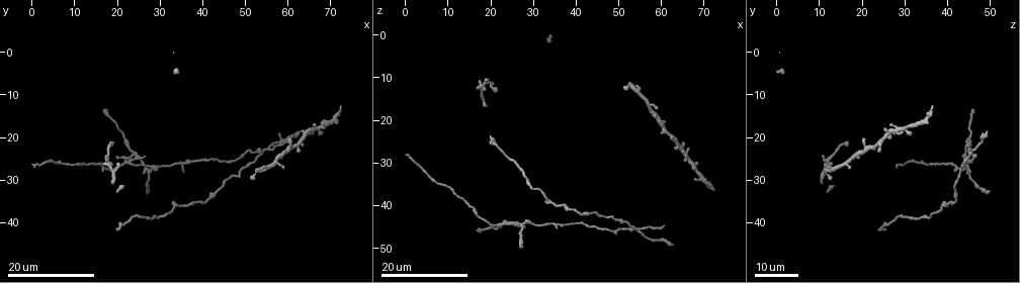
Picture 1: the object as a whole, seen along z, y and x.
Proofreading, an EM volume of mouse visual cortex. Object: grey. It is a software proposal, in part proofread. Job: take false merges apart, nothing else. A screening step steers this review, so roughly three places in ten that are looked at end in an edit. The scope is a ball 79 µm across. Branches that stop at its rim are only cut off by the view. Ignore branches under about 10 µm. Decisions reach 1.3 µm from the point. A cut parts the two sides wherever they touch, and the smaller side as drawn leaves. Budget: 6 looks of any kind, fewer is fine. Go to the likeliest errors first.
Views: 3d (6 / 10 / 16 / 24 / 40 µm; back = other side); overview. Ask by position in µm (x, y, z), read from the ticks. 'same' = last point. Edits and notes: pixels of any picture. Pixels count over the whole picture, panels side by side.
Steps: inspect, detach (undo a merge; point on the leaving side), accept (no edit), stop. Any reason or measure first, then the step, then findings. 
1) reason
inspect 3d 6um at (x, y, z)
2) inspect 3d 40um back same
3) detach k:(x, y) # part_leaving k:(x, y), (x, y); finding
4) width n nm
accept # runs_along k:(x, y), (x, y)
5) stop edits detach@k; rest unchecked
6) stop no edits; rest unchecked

arms run side by side
inspect 3d 16um at (54.0, 23.0, 45.5)

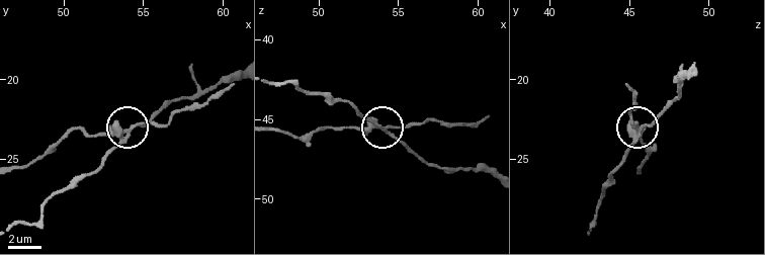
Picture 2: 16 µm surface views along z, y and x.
closer look
inspect 3d 6um same

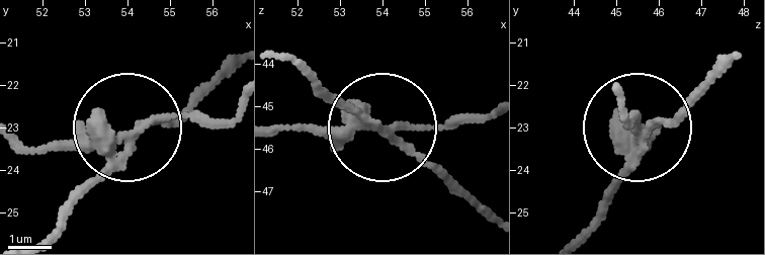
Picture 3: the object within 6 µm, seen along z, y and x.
side_arm 58 um
detach 3:(81, 186) # part_leaving 3:(124, 154), (40, 238); a second cell is stuck on

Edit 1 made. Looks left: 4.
branch point
inspect 3d 16um at (35.5, 26.0, 45.0)

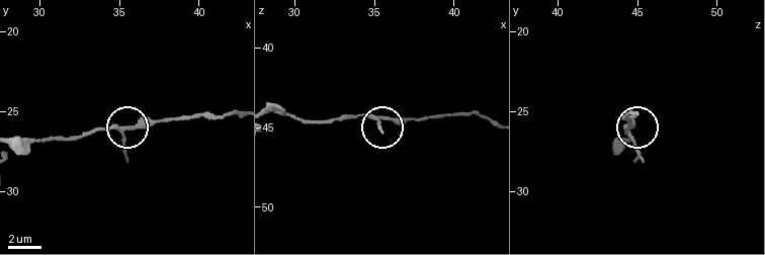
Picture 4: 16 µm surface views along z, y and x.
inspect 3d 6um at (35.4, 26.1, 44.4)

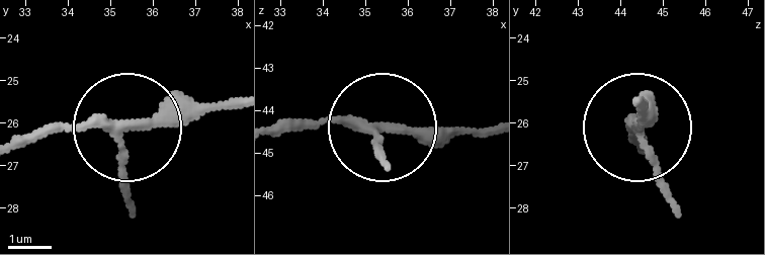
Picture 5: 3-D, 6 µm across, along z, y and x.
inspect 3d 6um back at (35.35, 26.05, 44.45)

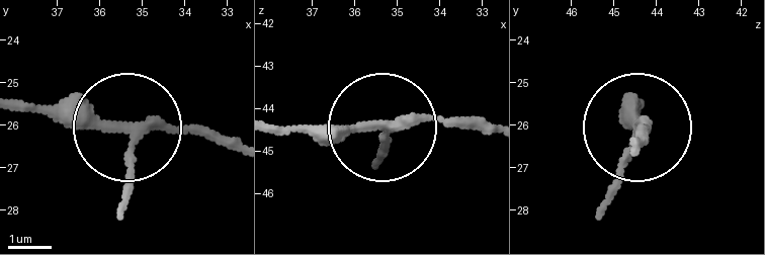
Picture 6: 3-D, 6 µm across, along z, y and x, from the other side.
width 200 nm
accept # one cell here

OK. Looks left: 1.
stop edits detach@3; rest unchecked

